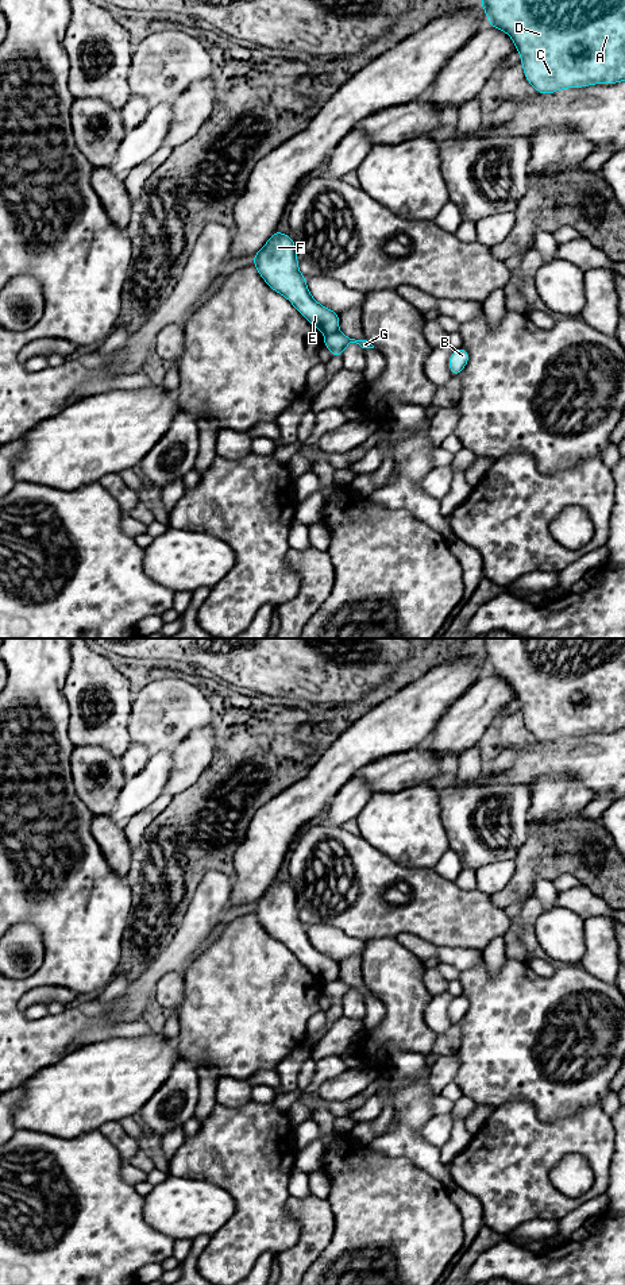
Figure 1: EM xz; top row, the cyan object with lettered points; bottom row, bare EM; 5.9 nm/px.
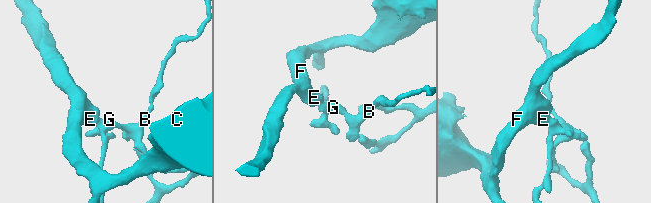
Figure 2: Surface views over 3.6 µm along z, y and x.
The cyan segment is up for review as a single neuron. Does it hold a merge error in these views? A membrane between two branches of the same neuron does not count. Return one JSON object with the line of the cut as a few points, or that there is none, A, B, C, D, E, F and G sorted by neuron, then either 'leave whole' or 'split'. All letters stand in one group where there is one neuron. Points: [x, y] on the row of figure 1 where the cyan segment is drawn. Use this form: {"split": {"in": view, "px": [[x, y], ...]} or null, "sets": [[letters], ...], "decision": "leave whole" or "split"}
{"split": {"in": "xz", "px": [[338, 330], [325, 335]]}, "sets": [["A", "C", "D", "E", "F"], ["B", "G"]], "decision": "split"}

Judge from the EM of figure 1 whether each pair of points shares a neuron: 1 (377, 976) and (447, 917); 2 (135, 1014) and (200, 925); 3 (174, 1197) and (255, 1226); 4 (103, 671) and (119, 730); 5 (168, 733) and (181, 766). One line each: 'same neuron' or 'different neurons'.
1: different neurons
2: same neuron
3: different neurons
4: same neuron
5: different neurons

